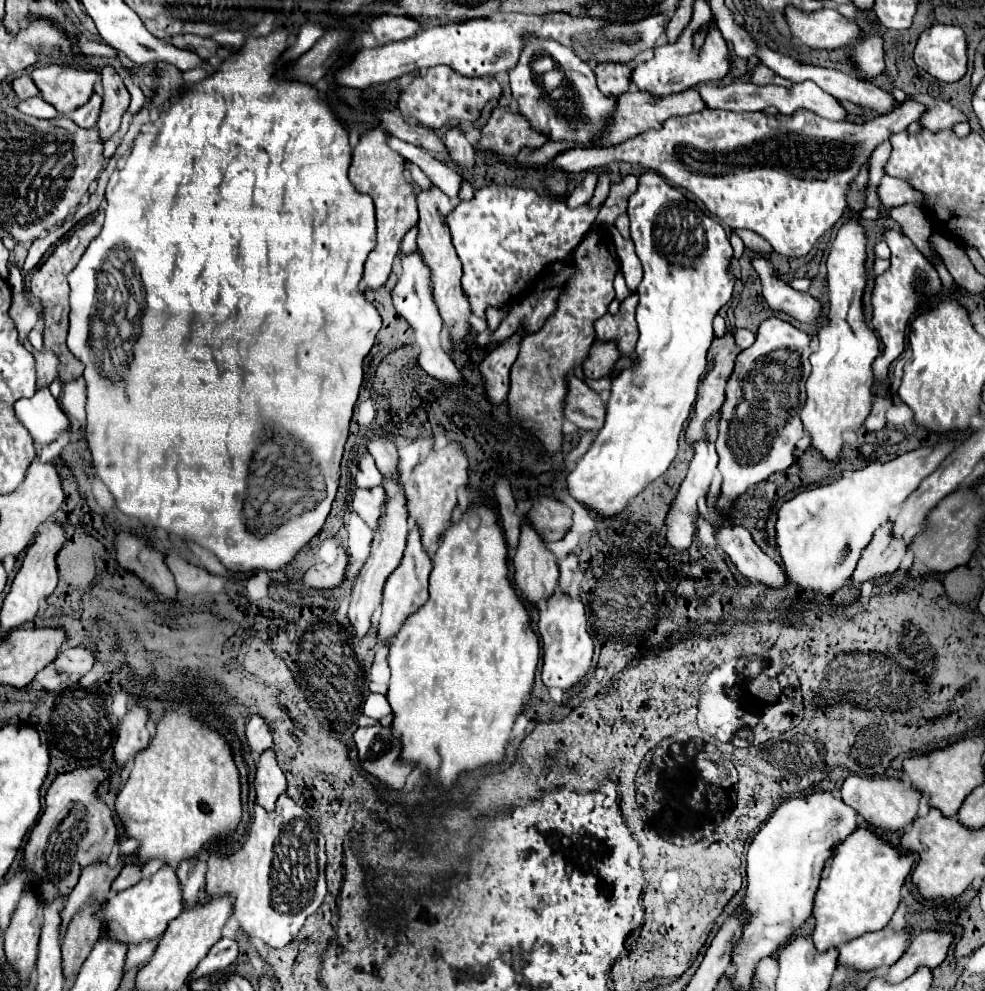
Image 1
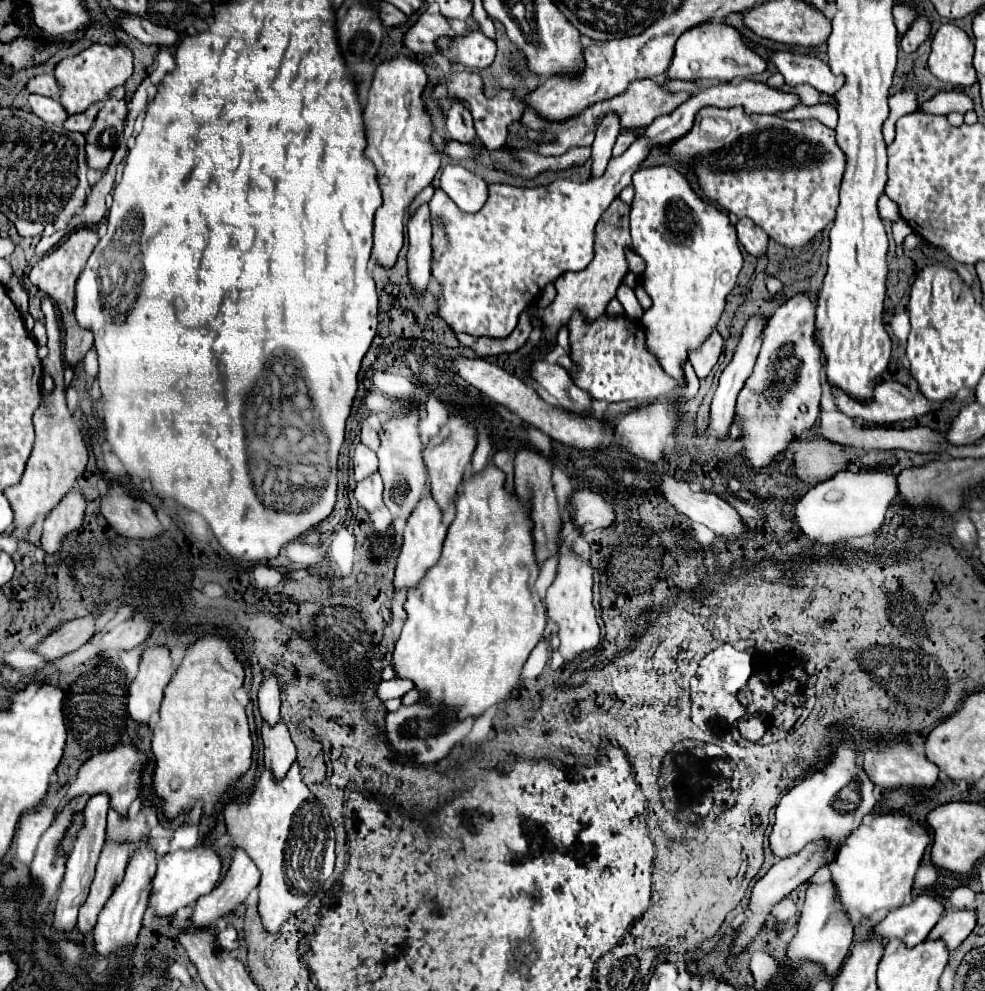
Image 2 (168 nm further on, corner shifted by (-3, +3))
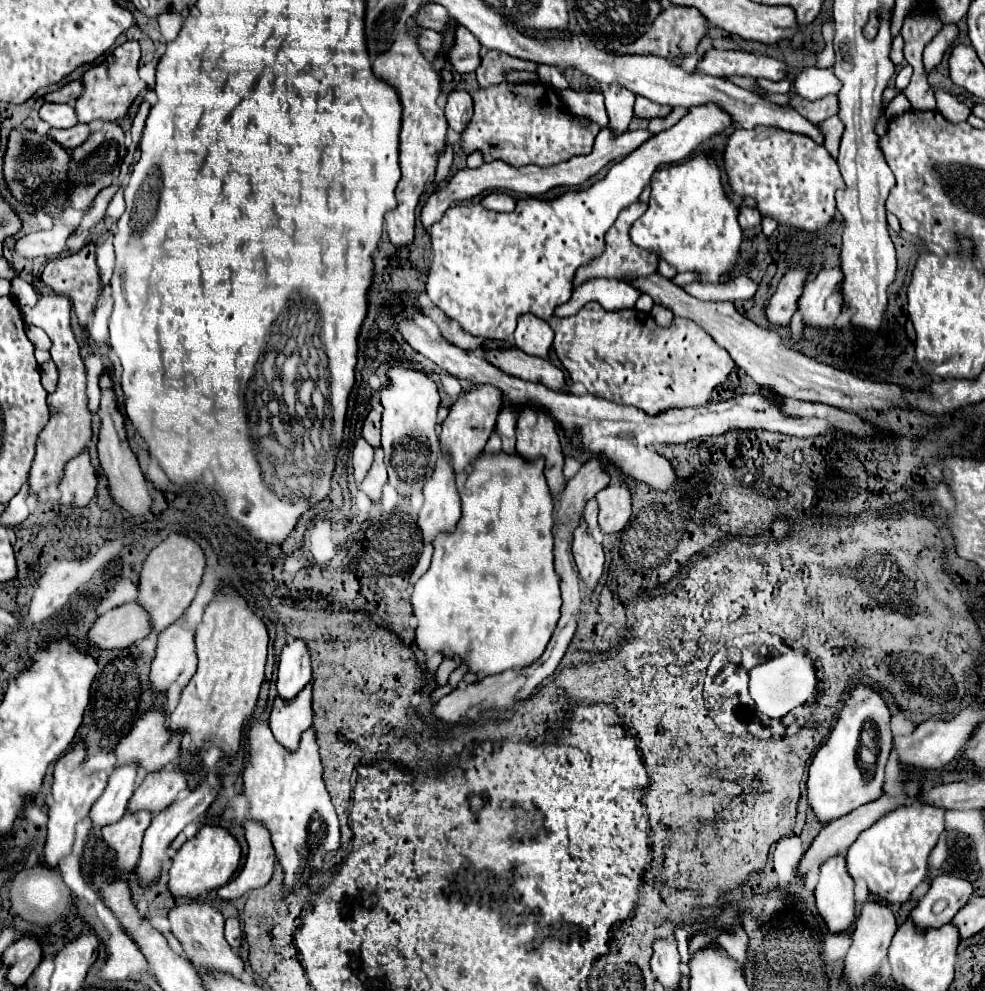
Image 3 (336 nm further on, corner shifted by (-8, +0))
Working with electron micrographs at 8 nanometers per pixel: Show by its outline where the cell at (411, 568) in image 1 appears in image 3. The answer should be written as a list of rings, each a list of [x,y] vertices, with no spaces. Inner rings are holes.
[[[438,459],[432,477],[424,485],[424,505],[418,527],[424,543],[434,543],[438,533],[452,533],[460,521],[460,495],[454,487],[454,471],[448,459]]]

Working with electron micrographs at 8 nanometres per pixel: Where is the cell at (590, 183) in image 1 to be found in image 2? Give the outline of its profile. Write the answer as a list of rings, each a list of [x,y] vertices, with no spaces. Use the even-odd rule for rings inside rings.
[[[607,114],[601,122],[599,122],[599,128],[597,128],[597,134],[595,134],[595,142],[593,142],[593,154],[591,154],[591,160],[593,160],[593,166],[591,166],[591,176],[599,176],[605,172],[605,166],[611,158],[611,150],[613,150],[613,144],[617,140],[621,132],[621,124],[619,124],[619,116],[615,114]]]

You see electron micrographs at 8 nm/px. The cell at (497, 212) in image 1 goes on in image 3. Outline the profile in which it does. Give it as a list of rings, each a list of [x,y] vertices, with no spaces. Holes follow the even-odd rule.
[[[690,107],[688,113],[670,129],[652,135],[644,141],[636,151],[626,155],[622,161],[614,163],[604,179],[596,181],[592,187],[582,191],[566,191],[554,199],[518,199],[516,209],[510,213],[488,211],[480,203],[468,205],[452,205],[444,213],[444,217],[432,225],[432,249],[434,261],[426,281],[426,293],[430,301],[442,309],[450,319],[458,321],[460,327],[476,337],[488,339],[508,339],[514,335],[518,317],[524,313],[538,315],[542,319],[550,319],[556,305],[562,305],[572,295],[572,277],[580,265],[590,263],[594,257],[604,251],[604,235],[616,221],[618,213],[634,203],[640,193],[646,189],[650,175],[666,163],[676,163],[692,155],[704,141],[732,127],[732,119],[724,115],[718,107]]]

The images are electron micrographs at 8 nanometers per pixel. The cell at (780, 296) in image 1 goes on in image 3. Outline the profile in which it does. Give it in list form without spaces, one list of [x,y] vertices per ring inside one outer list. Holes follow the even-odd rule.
[[[740,207],[740,215],[738,215],[738,223],[742,229],[754,229],[762,223],[762,217],[756,209],[752,207]]]

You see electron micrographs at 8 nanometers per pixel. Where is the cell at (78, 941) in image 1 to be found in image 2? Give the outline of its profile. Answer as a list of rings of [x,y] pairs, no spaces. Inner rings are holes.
[[[105,840],[103,852],[101,852],[99,864],[97,864],[97,874],[91,884],[91,892],[79,910],[77,926],[81,932],[93,930],[95,920],[97,920],[99,912],[103,910],[103,904],[111,898],[111,892],[123,878],[127,860],[129,860],[129,844],[127,842]]]

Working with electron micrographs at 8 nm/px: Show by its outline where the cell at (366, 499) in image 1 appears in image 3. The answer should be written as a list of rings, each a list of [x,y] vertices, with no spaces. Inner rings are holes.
[[[376,449],[374,465],[368,471],[366,479],[362,481],[362,491],[376,503],[382,495],[382,487],[386,485],[386,465],[384,465],[384,453],[382,449]]]

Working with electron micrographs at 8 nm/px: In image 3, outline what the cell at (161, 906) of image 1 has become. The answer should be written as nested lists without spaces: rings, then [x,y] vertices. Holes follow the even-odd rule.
[[[202,827],[198,835],[182,845],[182,849],[174,855],[172,867],[168,871],[168,891],[174,899],[196,899],[204,891],[218,889],[228,883],[232,873],[240,863],[240,845],[238,841],[220,827]]]

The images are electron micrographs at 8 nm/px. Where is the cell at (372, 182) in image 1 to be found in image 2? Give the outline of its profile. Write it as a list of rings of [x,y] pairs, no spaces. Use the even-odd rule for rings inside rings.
[[[397,54],[377,66],[373,84],[369,88],[369,102],[365,106],[367,126],[367,150],[365,154],[377,168],[377,180],[383,192],[383,206],[375,212],[375,244],[377,262],[391,268],[405,240],[403,214],[411,200],[433,182],[439,166],[441,152],[433,146],[431,118],[423,102],[423,90],[427,88],[427,74],[423,66],[405,54]]]

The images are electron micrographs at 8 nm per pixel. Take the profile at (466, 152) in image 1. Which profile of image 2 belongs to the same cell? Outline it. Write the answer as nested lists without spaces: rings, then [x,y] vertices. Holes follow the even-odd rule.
[[[459,100],[451,104],[451,108],[445,114],[445,126],[449,130],[451,140],[459,142],[473,142],[475,138],[475,128],[473,128],[473,118],[467,106]]]

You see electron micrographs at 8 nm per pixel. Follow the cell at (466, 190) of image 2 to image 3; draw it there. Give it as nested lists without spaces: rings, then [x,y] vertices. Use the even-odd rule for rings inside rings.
[[[500,191],[486,193],[480,199],[480,205],[488,207],[488,209],[494,209],[494,211],[512,211],[514,209],[514,203],[516,203],[514,197],[506,195],[506,193],[500,193]]]

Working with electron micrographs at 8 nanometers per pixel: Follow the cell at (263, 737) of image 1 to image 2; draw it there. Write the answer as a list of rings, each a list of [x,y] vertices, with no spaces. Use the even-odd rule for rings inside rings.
[[[275,674],[267,676],[259,688],[259,712],[265,722],[277,724],[281,720],[281,686]]]

